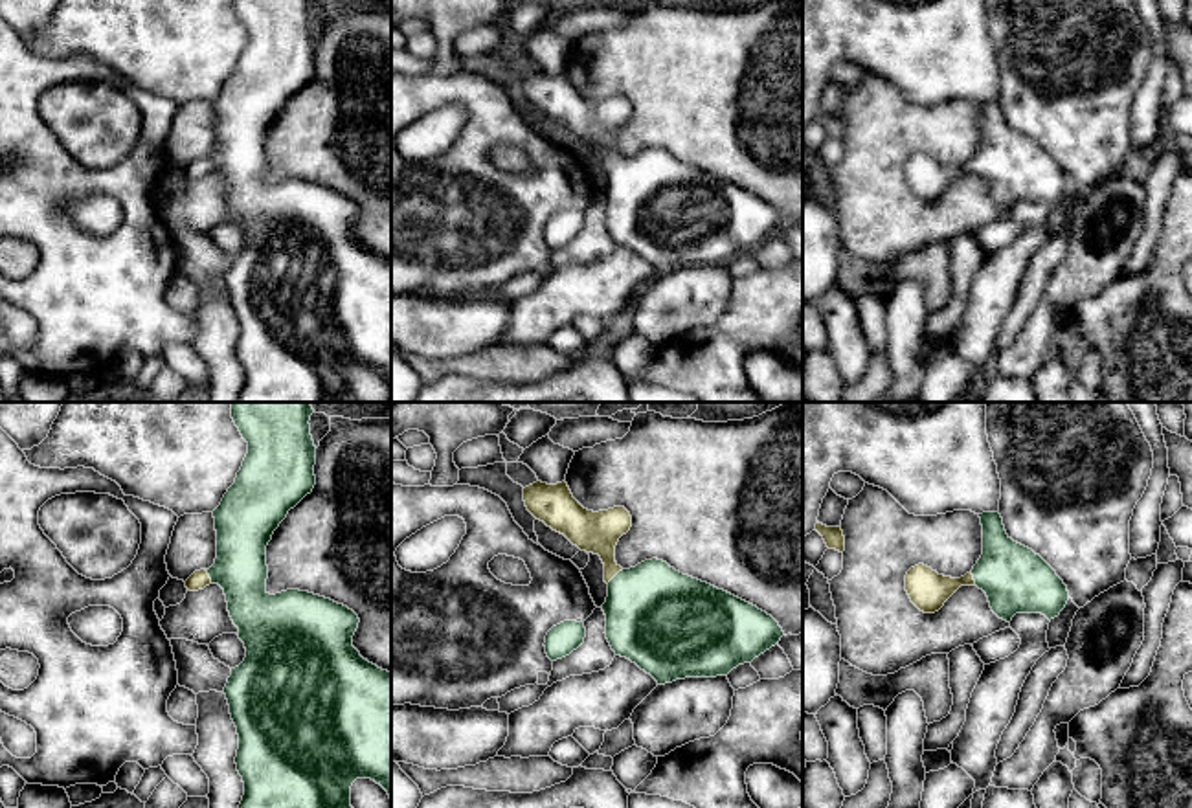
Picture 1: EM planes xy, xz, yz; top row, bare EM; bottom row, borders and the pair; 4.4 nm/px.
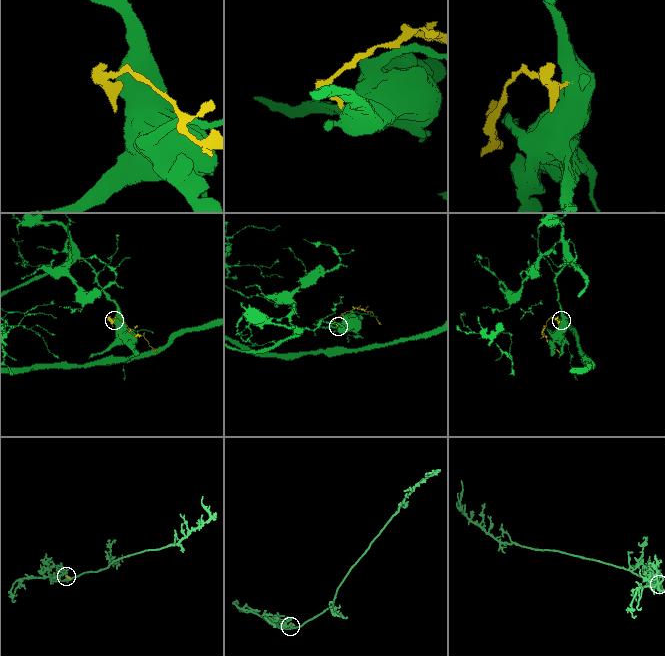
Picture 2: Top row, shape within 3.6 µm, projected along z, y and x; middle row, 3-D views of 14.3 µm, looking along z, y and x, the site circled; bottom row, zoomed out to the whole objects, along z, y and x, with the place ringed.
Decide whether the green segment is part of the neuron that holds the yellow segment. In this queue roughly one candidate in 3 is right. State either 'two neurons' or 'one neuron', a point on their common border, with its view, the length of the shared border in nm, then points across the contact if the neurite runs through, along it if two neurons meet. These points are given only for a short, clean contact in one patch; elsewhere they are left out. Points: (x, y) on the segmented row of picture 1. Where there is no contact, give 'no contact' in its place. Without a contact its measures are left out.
one neuron; meets yellow in xz at (614, 575); contact 100 nm long; runs through xz (597, 533), (614, 575), (654, 616)

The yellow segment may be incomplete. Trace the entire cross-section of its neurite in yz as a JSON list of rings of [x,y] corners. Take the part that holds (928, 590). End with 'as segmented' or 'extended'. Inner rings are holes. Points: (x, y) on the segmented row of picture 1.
[[[999,512],[979,514],[983,555],[961,578],[939,575],[918,564],[905,575],[905,591],[924,613],[939,612],[961,586],[977,586],[988,597],[992,612],[1010,623],[1016,613],[1058,617],[1069,591],[1056,571],[1032,549],[1014,542]]]; extended

